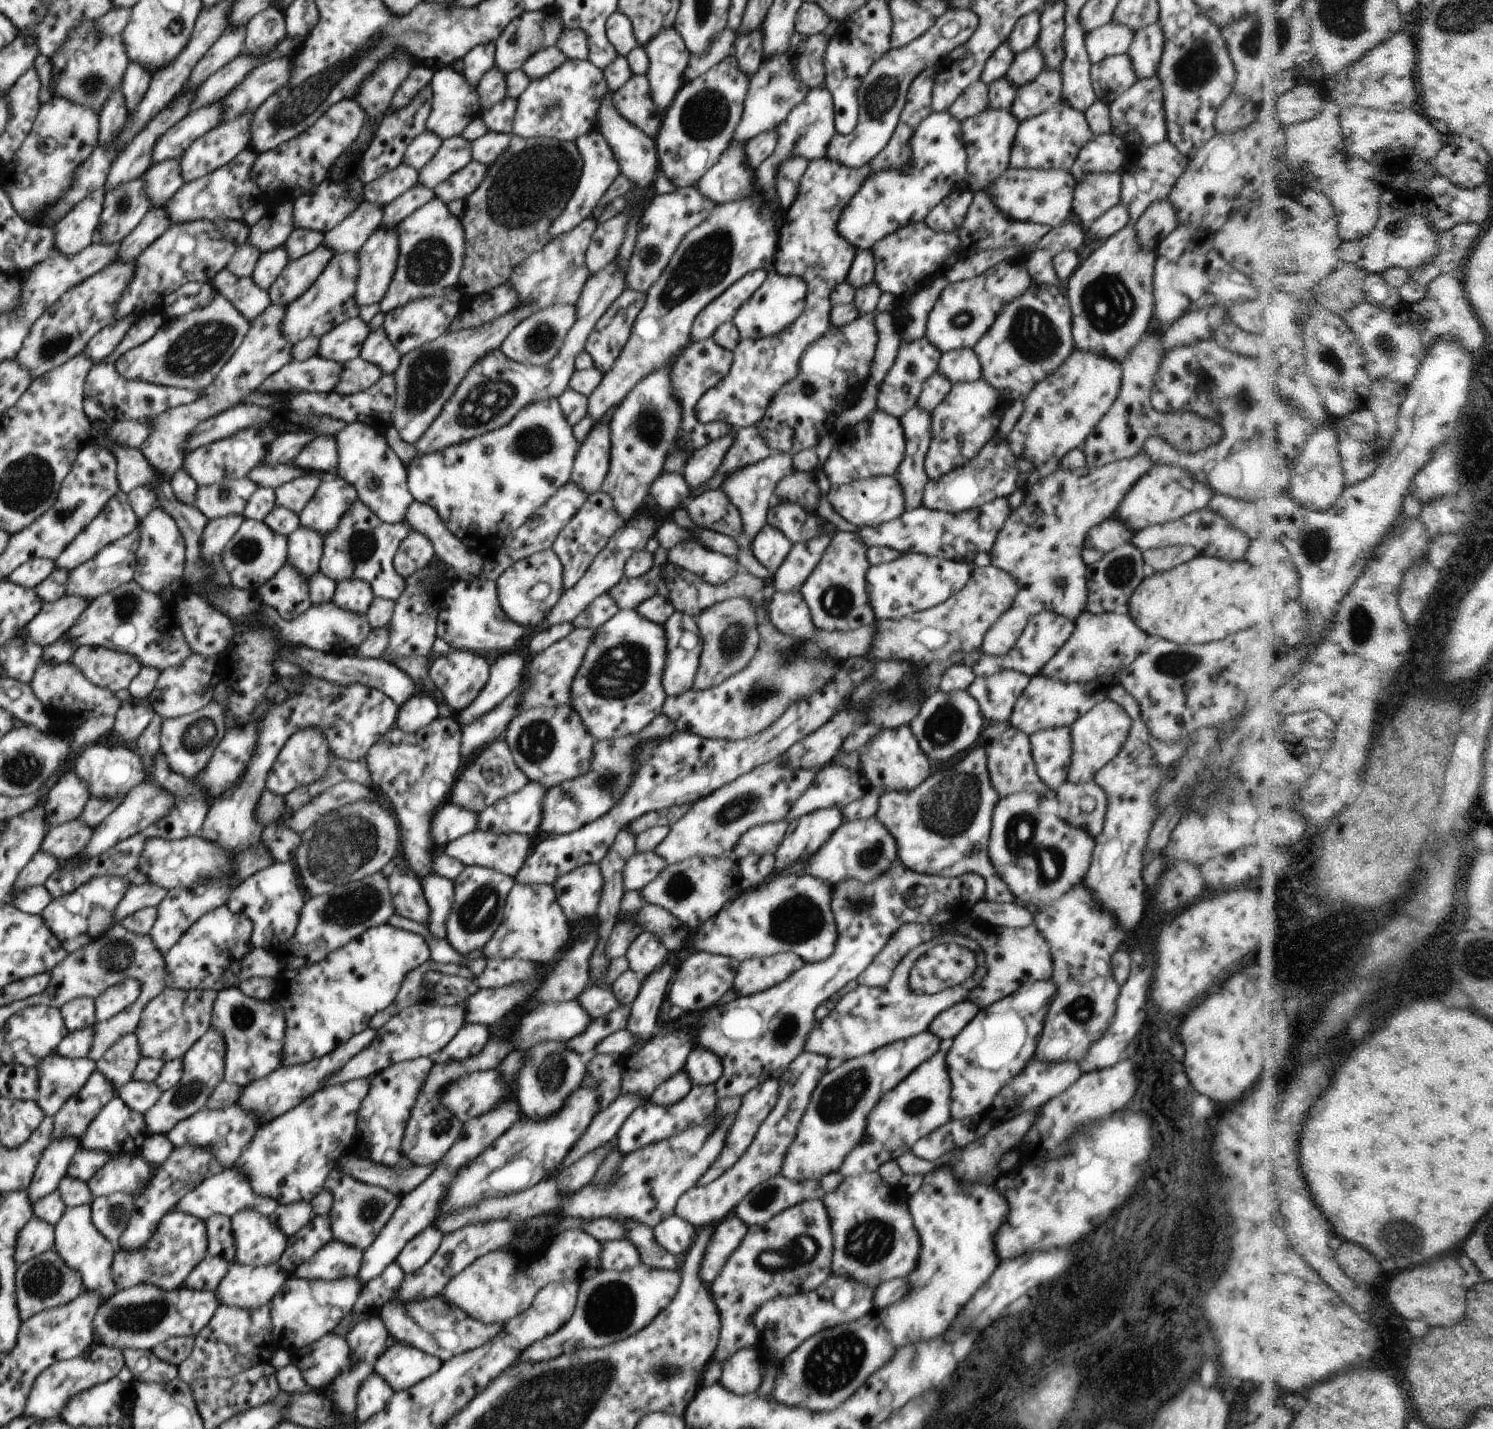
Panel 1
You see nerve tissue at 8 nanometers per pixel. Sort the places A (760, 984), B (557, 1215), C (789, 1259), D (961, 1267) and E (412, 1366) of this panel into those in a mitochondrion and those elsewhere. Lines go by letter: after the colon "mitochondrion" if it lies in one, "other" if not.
A: other
B: other
C: mitochondrion
D: other
E: mitochondrion

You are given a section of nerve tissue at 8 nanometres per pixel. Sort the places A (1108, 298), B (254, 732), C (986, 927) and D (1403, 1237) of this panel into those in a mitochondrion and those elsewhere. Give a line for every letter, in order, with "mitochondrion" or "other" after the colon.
A: mitochondrion
B: other
C: other
D: mitochondrion

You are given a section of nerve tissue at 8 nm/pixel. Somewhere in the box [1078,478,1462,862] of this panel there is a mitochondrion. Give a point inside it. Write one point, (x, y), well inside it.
(1121, 570)

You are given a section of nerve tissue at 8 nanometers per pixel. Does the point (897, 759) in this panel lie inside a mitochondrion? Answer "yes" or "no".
no

